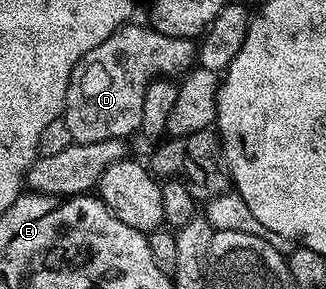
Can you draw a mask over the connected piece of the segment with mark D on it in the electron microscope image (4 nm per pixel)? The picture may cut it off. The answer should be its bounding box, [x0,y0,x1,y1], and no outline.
[64,24,196,144]

